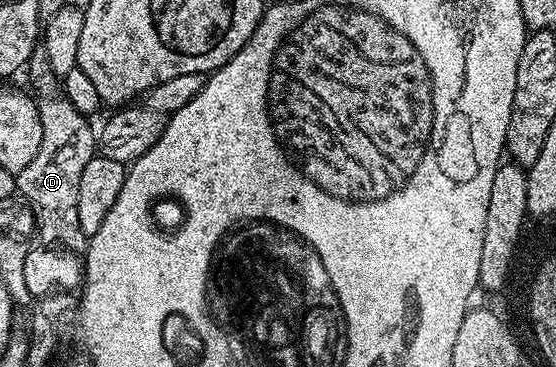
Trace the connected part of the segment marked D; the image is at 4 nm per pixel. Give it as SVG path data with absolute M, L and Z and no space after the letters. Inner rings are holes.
M41 47L35 49L27 66L27 74L33 78L37 106L39 108L39 120L42 125L41 145L38 147L38 155L33 161L19 171L16 176L16 188L22 198L25 198L35 213L35 222L38 238L45 243L58 243L72 250L82 250L87 243L87 236L80 231L80 223L77 221L77 193L79 192L81 173L97 151L97 135L94 128L90 127L90 120L80 114L75 106L61 94L61 89L52 67L48 63L48 55Z

